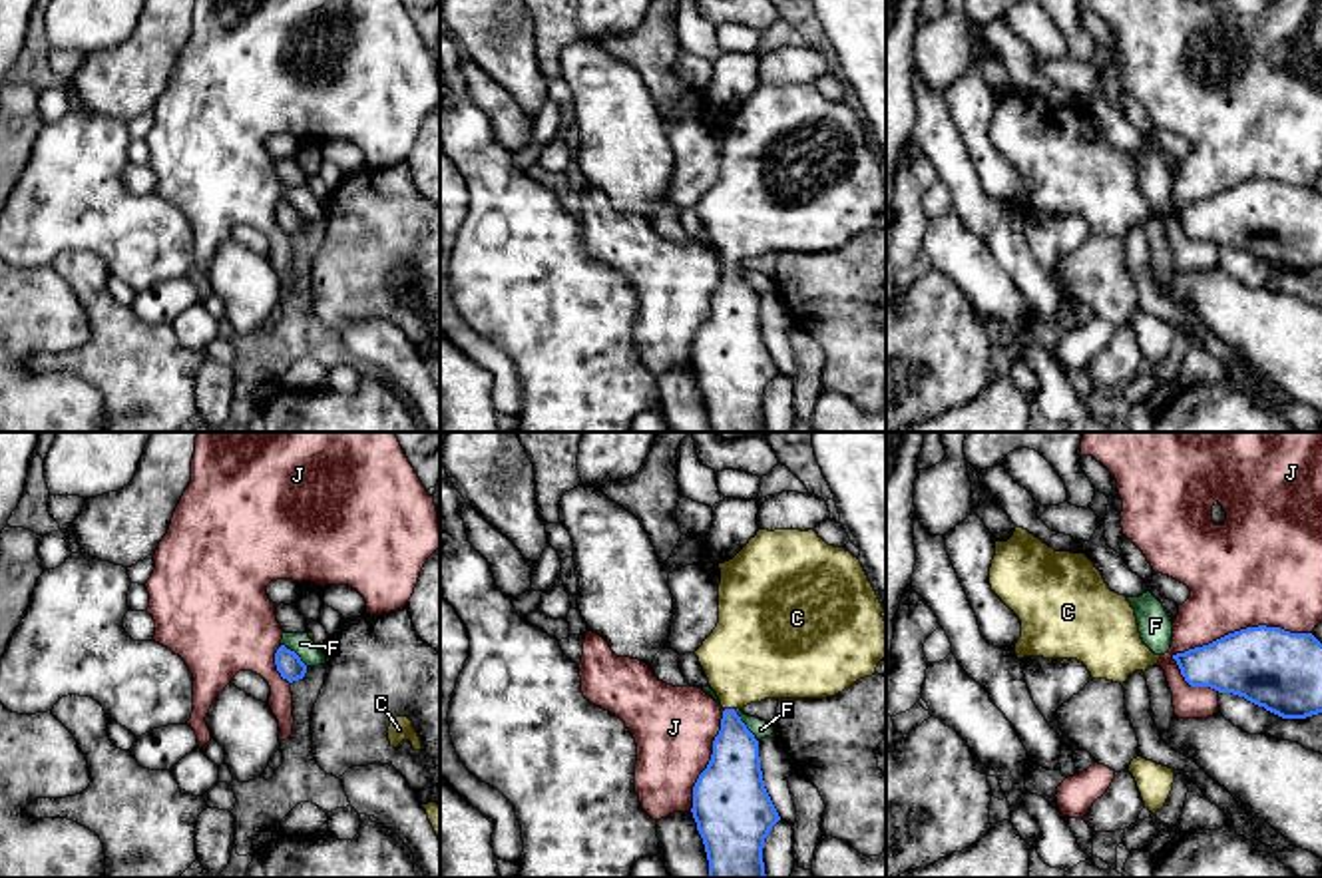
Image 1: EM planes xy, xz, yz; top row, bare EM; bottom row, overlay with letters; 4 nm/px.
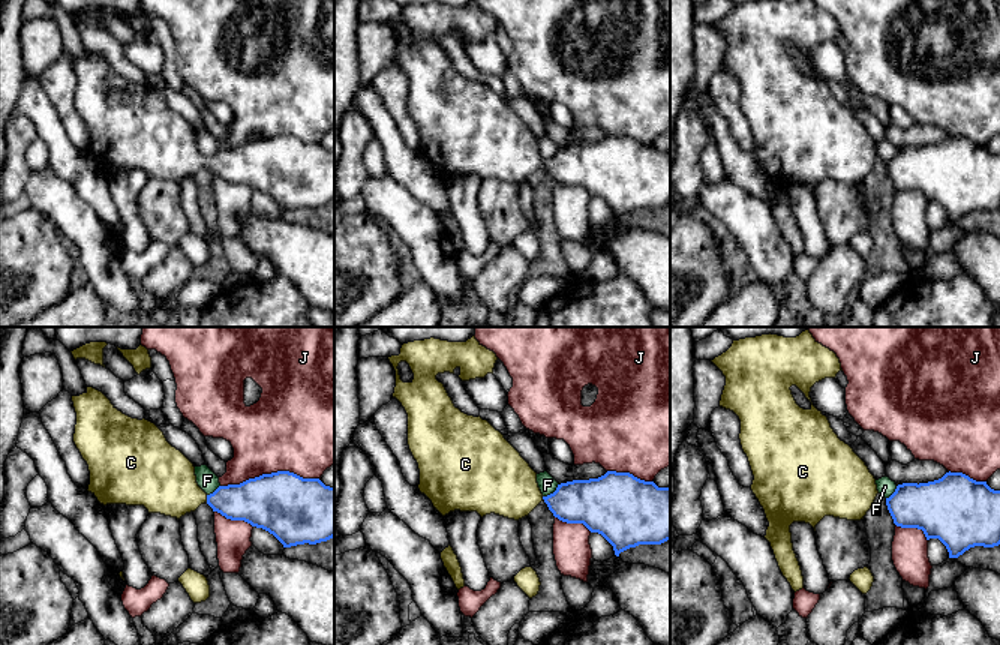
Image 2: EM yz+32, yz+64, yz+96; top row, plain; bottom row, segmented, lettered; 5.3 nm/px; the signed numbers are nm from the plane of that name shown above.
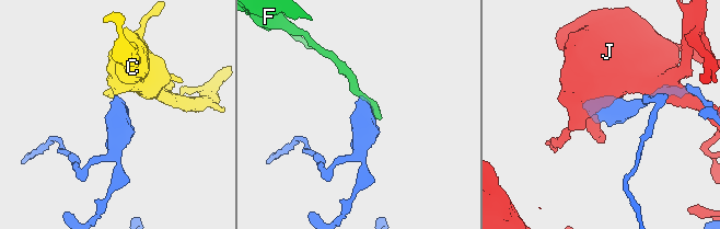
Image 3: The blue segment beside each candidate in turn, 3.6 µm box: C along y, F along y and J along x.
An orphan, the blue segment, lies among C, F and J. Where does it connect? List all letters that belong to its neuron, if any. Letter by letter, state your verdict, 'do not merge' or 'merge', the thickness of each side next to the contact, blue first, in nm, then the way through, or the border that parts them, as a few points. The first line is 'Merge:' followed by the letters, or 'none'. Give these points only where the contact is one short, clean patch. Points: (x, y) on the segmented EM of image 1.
Merge: C
C: merge; 220 nm thick on the blue side, 380 nm on the other; runs through xz (733, 771), (729, 709), (739, 673), (753, 654)
F: do not merge; 260 nm thick on the blue side, 70 nm on the other
J: do not merge; 320 nm thick on the blue side, 440 nm on the other

